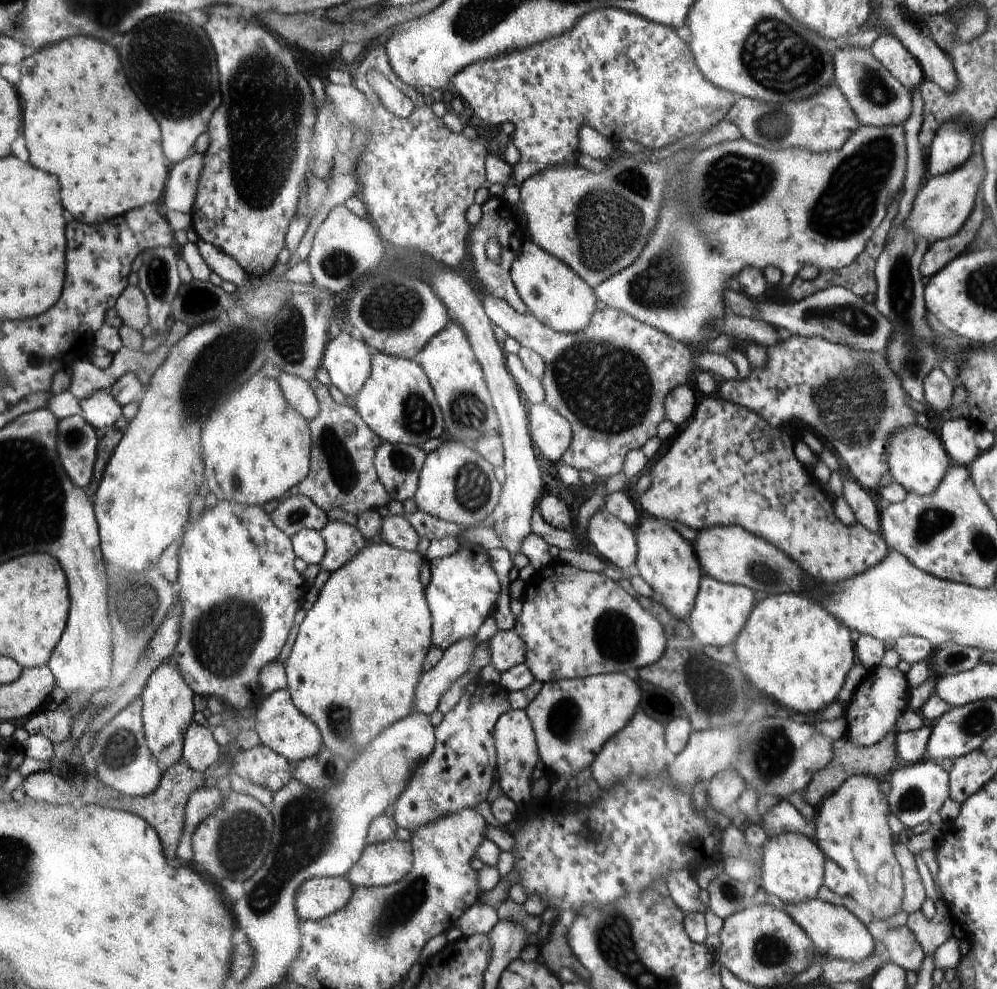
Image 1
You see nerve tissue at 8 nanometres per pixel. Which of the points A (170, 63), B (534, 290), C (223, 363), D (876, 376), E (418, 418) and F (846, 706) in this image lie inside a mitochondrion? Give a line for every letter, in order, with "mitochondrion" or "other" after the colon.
A: mitochondrion
B: mitochondrion
C: mitochondrion
D: mitochondrion
E: mitochondrion
F: other

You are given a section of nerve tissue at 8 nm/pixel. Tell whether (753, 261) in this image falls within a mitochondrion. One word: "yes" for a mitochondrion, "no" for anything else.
no

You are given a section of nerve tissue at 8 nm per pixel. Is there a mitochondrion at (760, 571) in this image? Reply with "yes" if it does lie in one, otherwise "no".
yes

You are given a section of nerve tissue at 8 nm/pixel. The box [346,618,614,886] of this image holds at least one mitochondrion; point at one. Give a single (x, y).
(565, 719)

